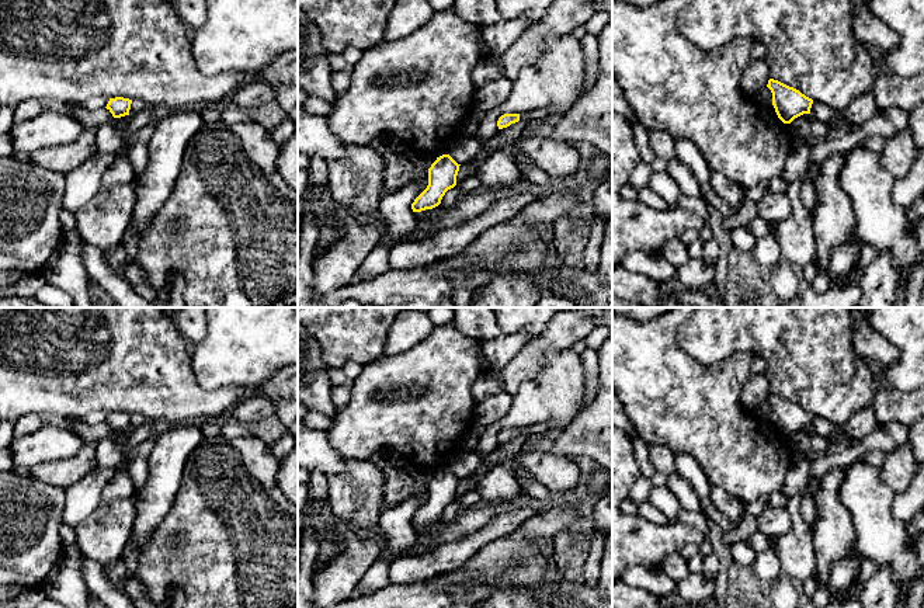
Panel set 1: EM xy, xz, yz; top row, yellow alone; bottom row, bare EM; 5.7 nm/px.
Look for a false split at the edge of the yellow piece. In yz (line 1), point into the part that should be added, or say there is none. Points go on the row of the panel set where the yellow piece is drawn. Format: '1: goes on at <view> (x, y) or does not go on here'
1: does not go on here

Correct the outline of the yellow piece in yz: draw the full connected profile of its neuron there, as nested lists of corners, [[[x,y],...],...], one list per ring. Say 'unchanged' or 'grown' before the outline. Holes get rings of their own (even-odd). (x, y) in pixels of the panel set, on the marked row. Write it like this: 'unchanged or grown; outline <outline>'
unchanged; outline [[[774,79],[768,80],[767,87],[772,93],[775,112],[784,124],[791,124],[795,118],[803,114],[810,114],[813,100],[799,90]]]

